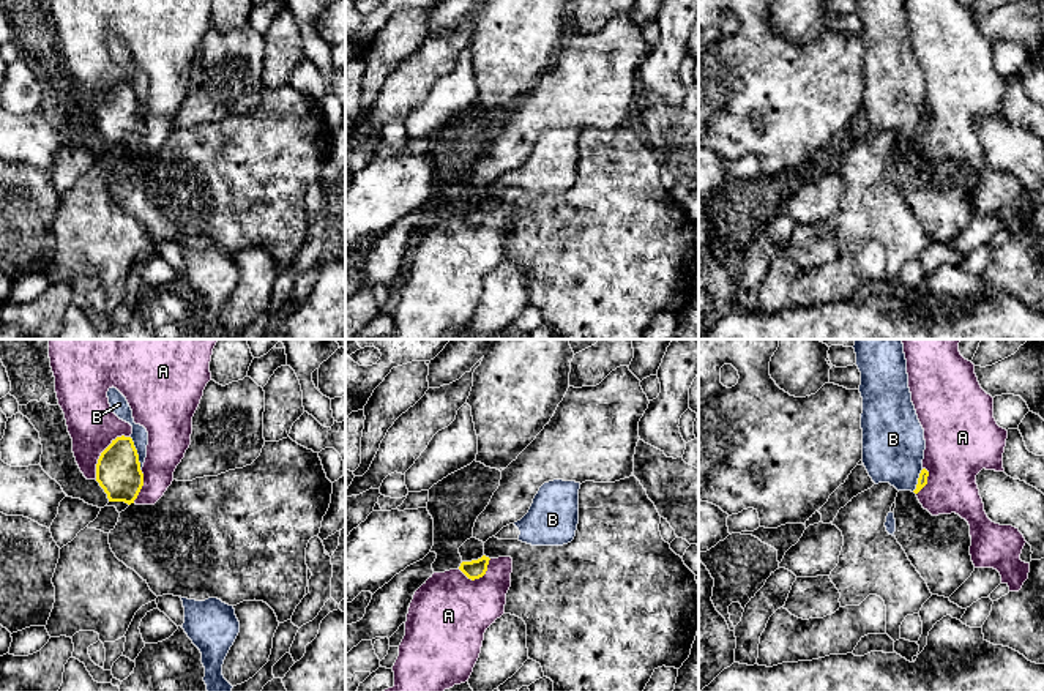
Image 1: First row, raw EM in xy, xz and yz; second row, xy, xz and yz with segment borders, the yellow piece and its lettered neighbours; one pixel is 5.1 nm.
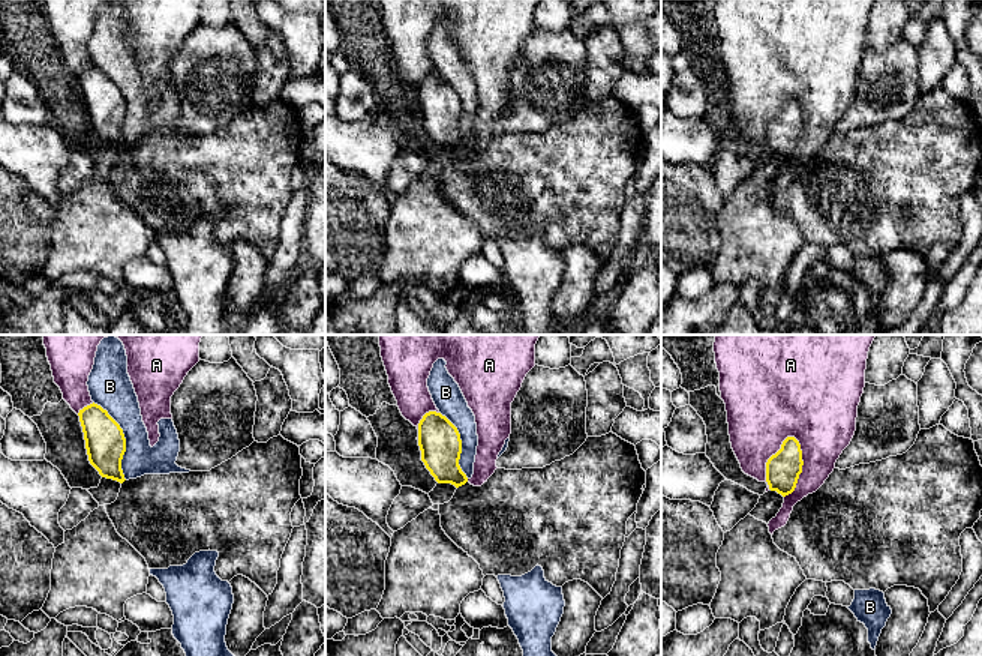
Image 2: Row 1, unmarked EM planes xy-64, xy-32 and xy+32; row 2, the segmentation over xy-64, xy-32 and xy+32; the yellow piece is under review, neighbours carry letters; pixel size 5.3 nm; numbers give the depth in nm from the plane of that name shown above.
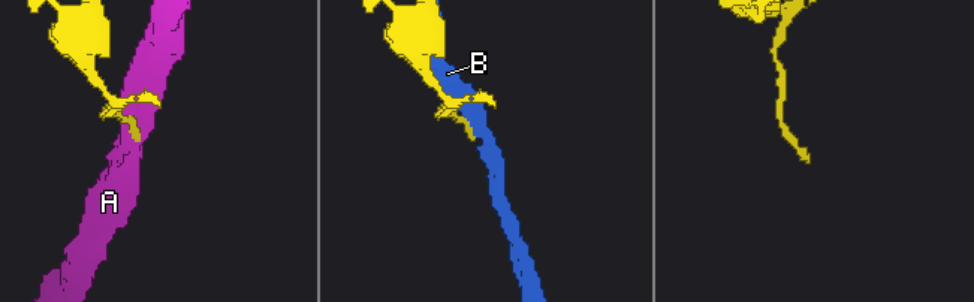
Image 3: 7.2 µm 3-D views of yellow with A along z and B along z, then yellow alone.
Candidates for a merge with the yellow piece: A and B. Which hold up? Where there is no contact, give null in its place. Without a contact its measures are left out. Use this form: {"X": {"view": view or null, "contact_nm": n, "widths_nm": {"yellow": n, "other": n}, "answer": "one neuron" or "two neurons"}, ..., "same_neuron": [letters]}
{"A": {"view": "xy", "contact_nm": 280, "widths_nm": {"yellow": 220, "other": 260}, "answer": "two neurons"}, "B": {"view": "xy", "contact_nm": 190, "widths_nm": {"yellow": 220, "other": 90}, "answer": "two neurons"}, "same_neuron": []}

